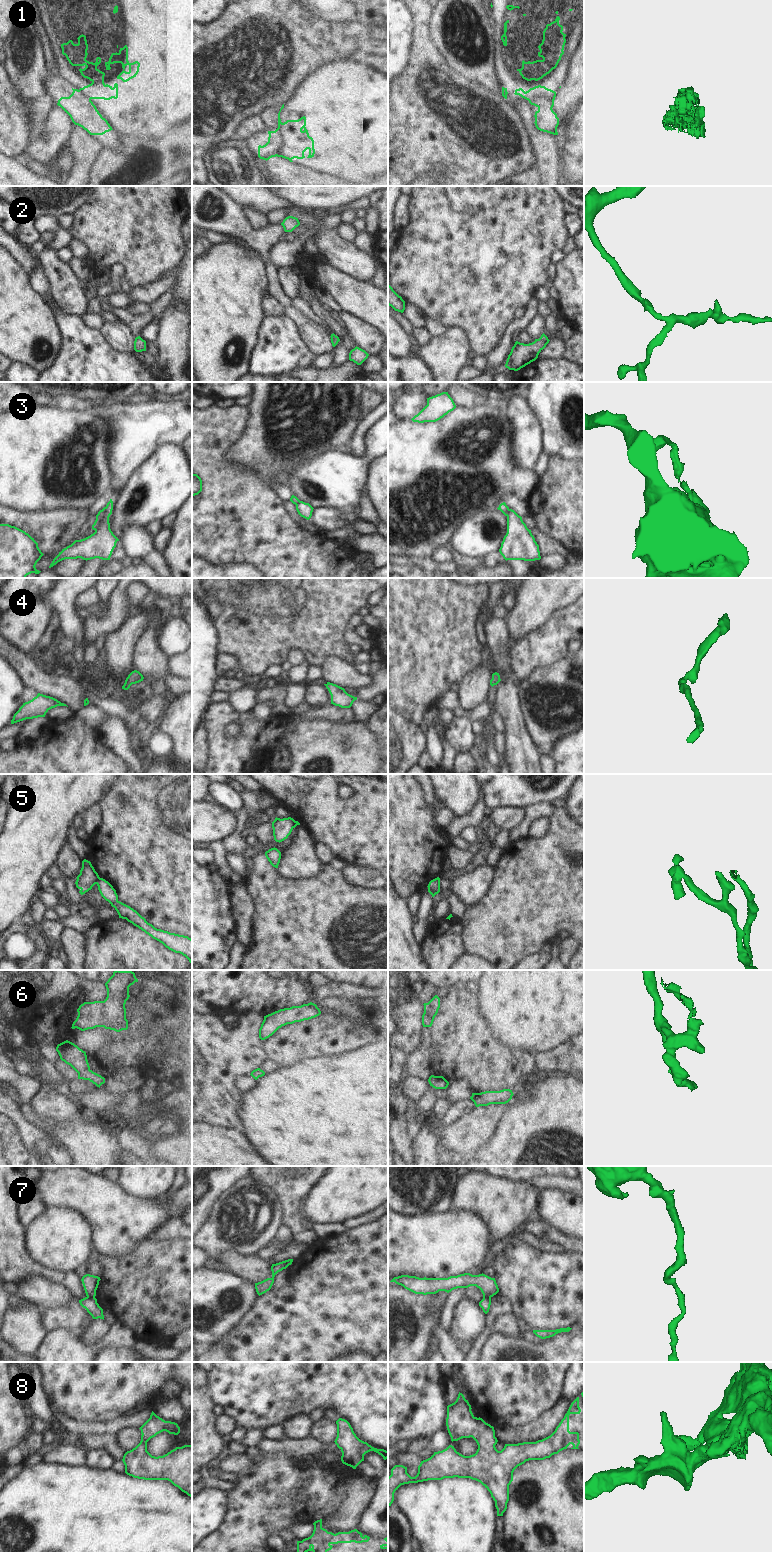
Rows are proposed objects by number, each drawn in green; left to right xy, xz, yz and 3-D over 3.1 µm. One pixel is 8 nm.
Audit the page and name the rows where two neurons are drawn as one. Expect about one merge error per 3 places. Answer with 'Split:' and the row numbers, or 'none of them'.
Split: 1, 3, 5, 7.

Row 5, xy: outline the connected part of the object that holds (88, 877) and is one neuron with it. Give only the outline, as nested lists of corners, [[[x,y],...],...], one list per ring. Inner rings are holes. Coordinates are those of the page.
[[[84,859],[82,861],[82,868],[80,870],[80,874],[77,876],[77,880],[75,882],[76,887],[80,890],[79,893],[81,895],[85,894],[97,883],[99,880],[99,875],[95,871],[91,862]]]

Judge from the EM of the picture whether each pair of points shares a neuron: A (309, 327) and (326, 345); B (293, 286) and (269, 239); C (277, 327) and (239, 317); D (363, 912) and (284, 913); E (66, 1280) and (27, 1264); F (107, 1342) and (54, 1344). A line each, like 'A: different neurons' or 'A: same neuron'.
A: same neuron
B: different neurons
C: different neurons
D: same neuron
E: same neuron
F: same neuron

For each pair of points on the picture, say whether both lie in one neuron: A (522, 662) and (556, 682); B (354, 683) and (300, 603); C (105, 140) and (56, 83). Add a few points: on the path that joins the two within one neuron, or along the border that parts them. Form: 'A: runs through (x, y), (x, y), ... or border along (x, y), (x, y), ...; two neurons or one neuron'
A: border along (557, 660), (547, 666), (537, 667), (518, 682); two neurons
B: border along (353, 663), (337, 656), (329, 656), (321, 668); two neurons
C: runs through (97, 126), (68, 97); one neuron

